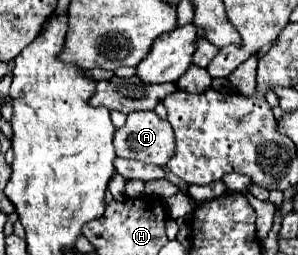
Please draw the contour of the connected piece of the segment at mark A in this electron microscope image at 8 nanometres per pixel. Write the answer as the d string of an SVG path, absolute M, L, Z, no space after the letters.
M135 110L127 122L115 130L115 150L121 158L133 158L163 166L175 150L173 128L153 110Z

